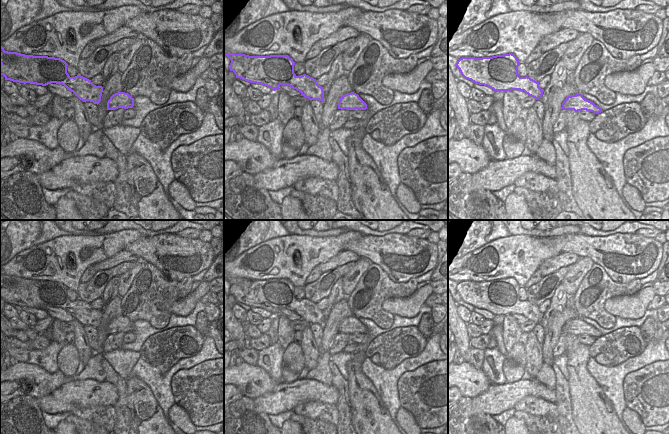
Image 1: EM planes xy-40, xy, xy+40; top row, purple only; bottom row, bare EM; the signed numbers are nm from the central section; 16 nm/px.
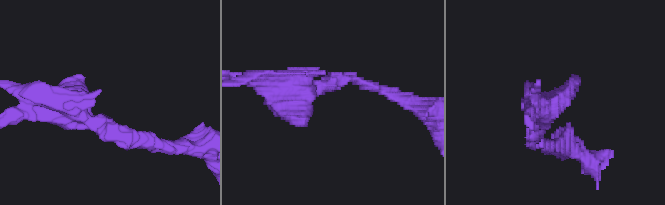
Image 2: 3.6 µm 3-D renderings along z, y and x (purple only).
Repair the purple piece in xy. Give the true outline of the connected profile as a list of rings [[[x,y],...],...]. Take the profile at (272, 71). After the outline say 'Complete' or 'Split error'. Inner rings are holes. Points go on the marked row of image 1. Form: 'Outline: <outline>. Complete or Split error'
Outline: [[[226,53],[225,55],[231,60],[229,69],[234,72],[236,78],[267,86],[274,91],[279,90],[281,85],[287,85],[299,91],[309,100],[319,100],[324,103],[323,87],[317,84],[316,79],[306,74],[297,76],[294,73],[295,62],[288,55],[249,56],[235,53]]]. Complete.

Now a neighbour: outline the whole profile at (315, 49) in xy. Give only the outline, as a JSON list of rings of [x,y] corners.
[[[316,42],[316,43],[310,48],[309,52],[306,54],[305,61],[306,61],[306,60],[313,59],[313,58],[316,57],[320,52],[321,52],[321,48],[320,48],[318,42]]]

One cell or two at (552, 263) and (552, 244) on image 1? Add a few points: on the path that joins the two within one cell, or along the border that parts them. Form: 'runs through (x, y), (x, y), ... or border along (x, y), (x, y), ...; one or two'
border along (562, 252), (545, 259), (537, 268); two

